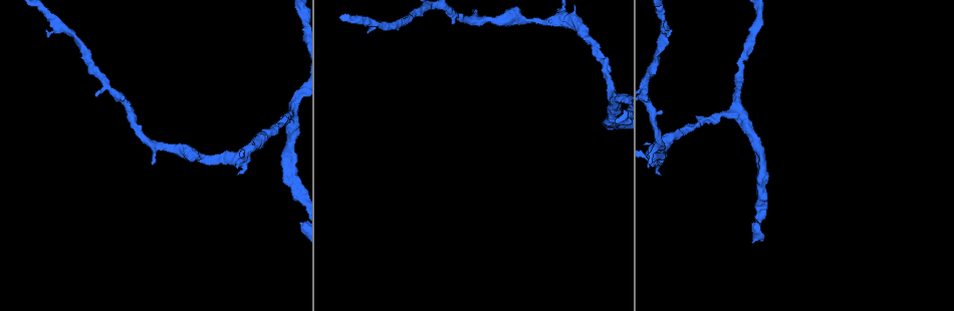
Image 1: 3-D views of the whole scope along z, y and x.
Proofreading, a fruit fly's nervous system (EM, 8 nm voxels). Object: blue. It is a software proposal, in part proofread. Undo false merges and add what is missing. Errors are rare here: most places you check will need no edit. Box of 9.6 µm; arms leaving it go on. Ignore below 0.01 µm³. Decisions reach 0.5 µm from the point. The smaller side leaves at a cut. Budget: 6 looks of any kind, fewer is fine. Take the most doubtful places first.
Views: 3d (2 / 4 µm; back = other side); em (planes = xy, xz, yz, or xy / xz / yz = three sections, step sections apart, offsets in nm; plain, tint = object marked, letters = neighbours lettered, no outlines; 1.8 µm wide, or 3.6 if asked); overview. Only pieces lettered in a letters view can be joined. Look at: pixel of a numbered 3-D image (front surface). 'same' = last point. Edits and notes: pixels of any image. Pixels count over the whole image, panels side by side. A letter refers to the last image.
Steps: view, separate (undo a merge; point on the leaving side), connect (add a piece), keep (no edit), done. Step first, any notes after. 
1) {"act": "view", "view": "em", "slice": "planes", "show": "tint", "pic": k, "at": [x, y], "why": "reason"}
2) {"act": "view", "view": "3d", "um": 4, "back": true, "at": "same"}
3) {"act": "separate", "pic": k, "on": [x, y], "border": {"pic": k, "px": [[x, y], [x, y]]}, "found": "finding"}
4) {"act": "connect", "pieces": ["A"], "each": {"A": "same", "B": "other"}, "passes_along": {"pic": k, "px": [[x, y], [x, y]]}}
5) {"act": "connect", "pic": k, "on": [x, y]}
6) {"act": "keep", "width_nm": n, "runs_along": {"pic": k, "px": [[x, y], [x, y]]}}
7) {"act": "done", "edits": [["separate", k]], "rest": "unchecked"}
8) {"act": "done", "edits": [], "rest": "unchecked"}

{"act": "view", "view": "em", "slice": "planes", "show": "tint", "pic": 1, "at": [671, 31], "why": "branch stops here"}

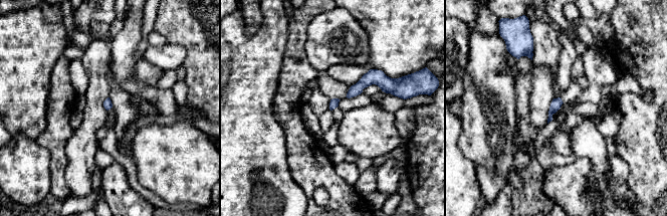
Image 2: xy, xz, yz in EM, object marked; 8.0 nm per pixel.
{"act": "view", "view": "em", "slice": "planes", "show": "letters", "at": "same", "why": "see the neighbours"}

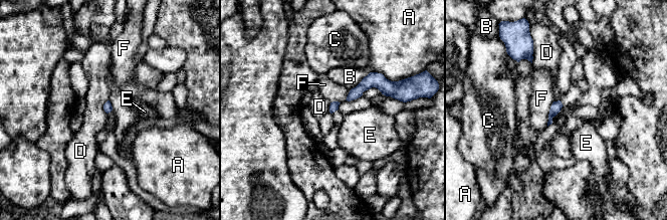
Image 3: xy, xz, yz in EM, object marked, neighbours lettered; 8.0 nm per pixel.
{"act": "keep", "each": {"A": "other", "B": "other", "C": "other", "D": "other", "E": "other", "F": "other"}, "border": {"pic": 3, "px": [[533, 44], [531, 62]]}, "found": "none of them fits"}

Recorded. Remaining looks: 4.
{"act": "view", "view": "3d", "um": 4, "pic": 1, "at": [237, 156]}

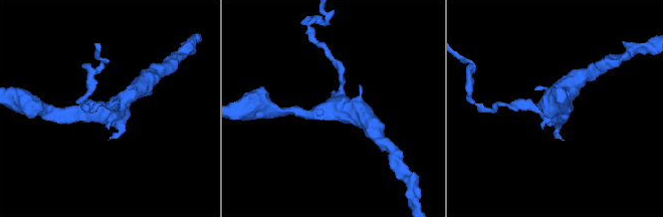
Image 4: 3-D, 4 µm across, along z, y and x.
{"act": "view", "view": "em", "slice": "xy", "step": 16, "show": "tint", "pic": 4, "at": [336, 109]}

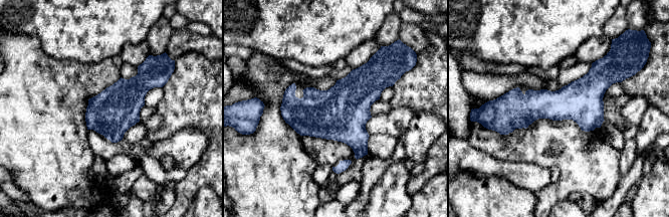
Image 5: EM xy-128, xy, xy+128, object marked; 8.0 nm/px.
{"act": "view", "view": "em", "slice": "planes", "show": "letters", "at": "same"}

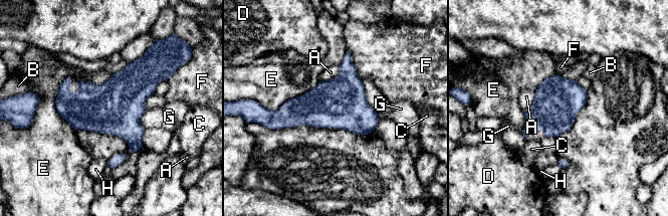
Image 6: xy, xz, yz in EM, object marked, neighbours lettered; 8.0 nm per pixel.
{"act": "keep", "width_nm": 380, "longest_contact_nm": ["E", 440], "each": {"A": "other", "B": "other", "C": "other", "D": "other", "E": "other", "F": "other", "G": "other", "H": "other"}, "found": "continuous, no second cell"}

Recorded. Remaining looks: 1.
{"act": "done", "edits": [], "rest": "unchecked"}

